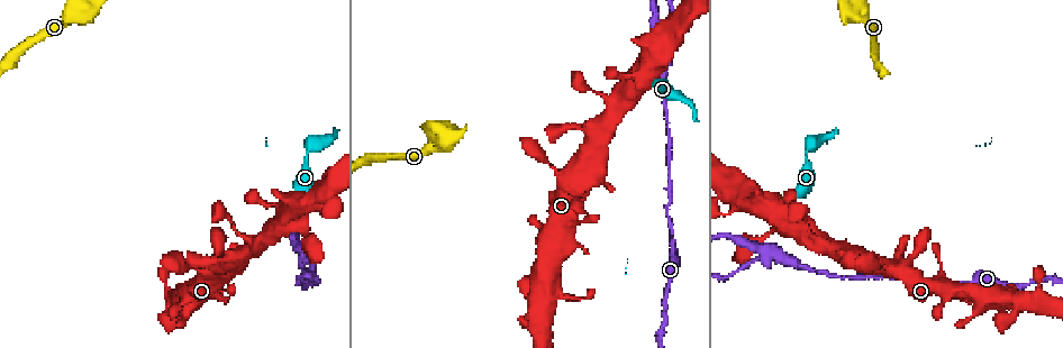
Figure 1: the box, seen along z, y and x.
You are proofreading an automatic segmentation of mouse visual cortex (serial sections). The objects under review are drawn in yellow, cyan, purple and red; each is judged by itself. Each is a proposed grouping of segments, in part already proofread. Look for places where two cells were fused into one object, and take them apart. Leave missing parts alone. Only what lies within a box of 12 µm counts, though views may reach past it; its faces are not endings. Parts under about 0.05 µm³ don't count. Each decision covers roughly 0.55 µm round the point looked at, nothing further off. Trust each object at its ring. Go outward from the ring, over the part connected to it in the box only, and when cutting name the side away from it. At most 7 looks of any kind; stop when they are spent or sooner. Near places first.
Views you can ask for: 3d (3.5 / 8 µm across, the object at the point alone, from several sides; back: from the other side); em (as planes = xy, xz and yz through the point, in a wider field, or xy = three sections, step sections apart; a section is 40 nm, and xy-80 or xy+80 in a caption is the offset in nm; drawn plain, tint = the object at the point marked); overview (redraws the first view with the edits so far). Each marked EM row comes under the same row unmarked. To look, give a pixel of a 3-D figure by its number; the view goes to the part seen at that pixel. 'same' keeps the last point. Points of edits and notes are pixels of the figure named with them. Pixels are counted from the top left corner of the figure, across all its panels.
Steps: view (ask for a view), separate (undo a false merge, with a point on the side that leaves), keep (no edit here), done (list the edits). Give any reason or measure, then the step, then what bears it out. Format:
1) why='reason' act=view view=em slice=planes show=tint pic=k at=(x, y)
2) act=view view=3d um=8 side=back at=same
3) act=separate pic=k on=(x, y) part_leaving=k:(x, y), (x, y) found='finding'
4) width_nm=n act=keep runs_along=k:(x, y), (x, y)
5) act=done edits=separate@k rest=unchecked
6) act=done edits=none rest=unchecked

why='abrupt turn' act=view view=3d um=3.5 pic=1 at=(812, 145)

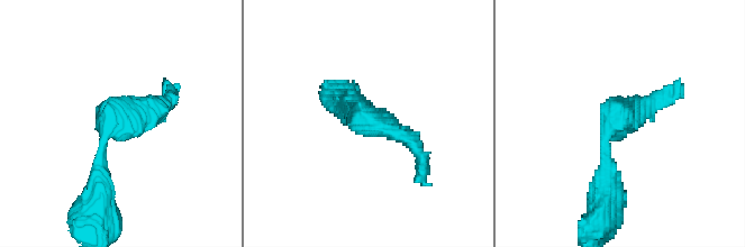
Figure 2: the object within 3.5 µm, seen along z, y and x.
act=view view=em slice=planes show=tint pic=2 at=(364, 117)

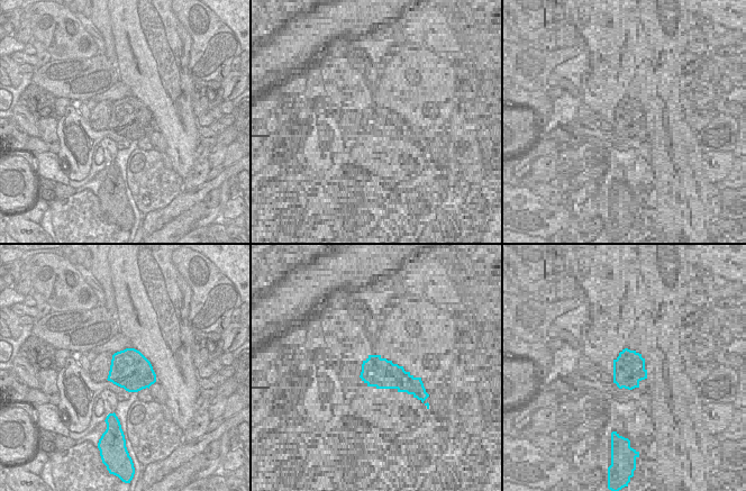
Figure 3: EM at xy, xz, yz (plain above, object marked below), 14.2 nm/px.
arm_widths_nm=250,300 act=keep runs_along=2:(98, 193), (105, 131), (166, 103) found='all the same cell'

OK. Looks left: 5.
why='branch point' act=view view=em slice=planes show=tint pic=1 at=(303, 256)

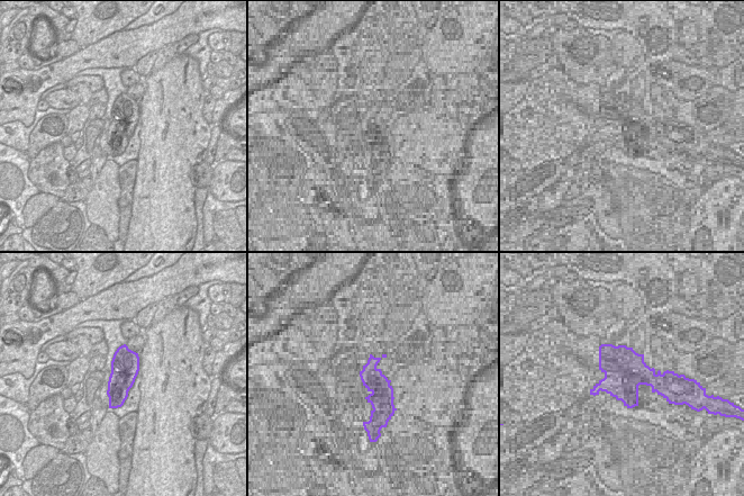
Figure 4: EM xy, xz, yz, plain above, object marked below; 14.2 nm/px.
act=view view=3d um=3.5 at=same

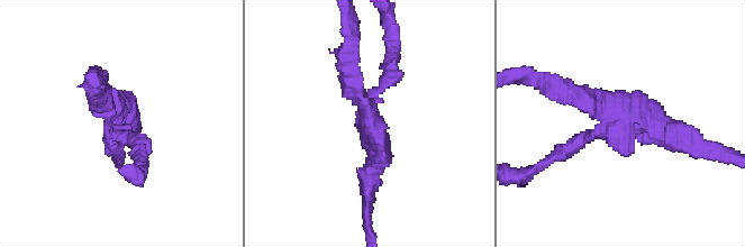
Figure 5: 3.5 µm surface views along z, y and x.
act=keep runs_along=5:(688, 139), (570, 91) found='one cell here'

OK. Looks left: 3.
why='sharp bend' act=view view=3d um=3.5 pic=1 at=(534, 300)

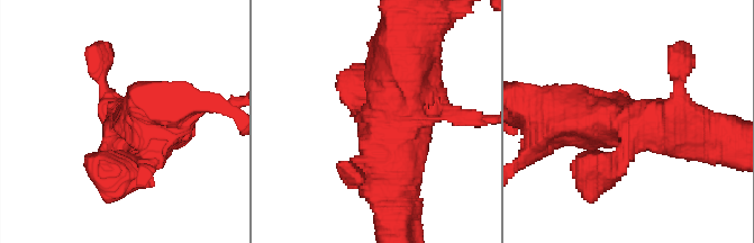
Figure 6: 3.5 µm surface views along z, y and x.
act=keep runs_along=6:(564, 115), (662, 122), (708, 136) found='all the same cell'

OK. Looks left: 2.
act=done edits=none rest=unchecked

